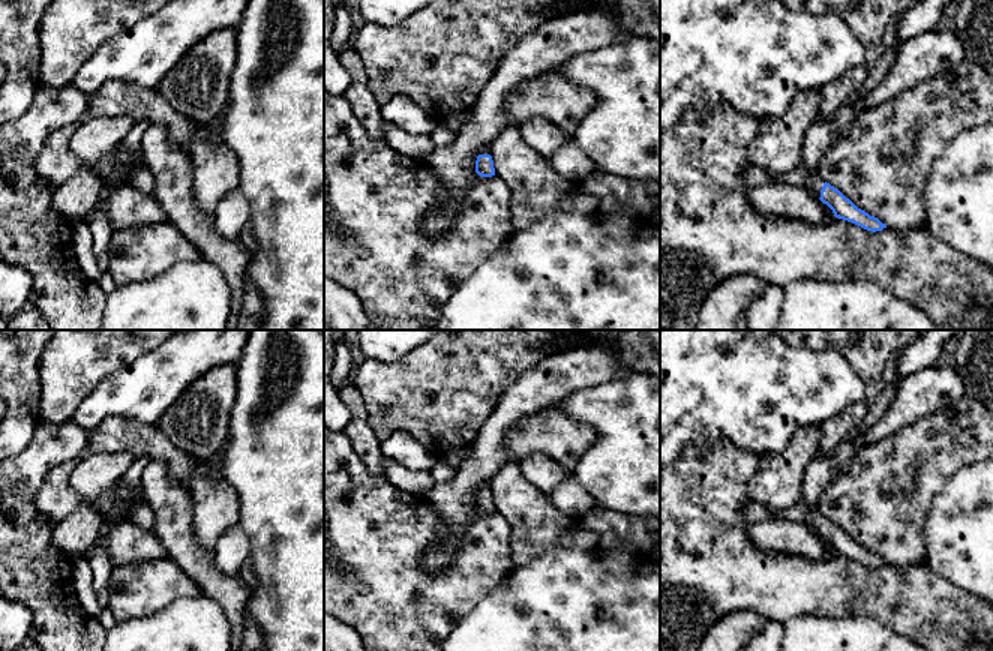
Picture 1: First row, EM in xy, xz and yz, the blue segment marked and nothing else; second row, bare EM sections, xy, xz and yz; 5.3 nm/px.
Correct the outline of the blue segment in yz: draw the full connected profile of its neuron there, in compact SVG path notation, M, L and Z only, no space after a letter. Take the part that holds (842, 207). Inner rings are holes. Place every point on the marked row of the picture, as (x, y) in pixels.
M750 165L742 172L742 182L748 188L764 186L764 184L790 184L808 190L812 195L819 198L826 204L836 218L852 222L867 231L882 231L886 228L878 218L870 216L864 210L858 208L849 198L846 198L838 189L826 183L818 174L812 174L804 165L798 165L790 172L771 177L765 170Z

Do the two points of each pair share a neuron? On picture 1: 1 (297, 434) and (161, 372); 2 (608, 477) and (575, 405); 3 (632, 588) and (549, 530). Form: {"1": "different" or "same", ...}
{"1": "different", "2": "same", "3": "different"}

